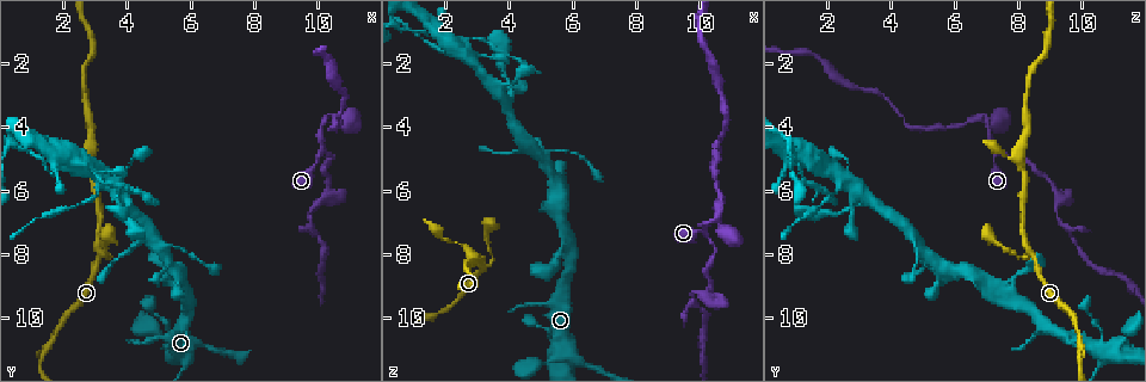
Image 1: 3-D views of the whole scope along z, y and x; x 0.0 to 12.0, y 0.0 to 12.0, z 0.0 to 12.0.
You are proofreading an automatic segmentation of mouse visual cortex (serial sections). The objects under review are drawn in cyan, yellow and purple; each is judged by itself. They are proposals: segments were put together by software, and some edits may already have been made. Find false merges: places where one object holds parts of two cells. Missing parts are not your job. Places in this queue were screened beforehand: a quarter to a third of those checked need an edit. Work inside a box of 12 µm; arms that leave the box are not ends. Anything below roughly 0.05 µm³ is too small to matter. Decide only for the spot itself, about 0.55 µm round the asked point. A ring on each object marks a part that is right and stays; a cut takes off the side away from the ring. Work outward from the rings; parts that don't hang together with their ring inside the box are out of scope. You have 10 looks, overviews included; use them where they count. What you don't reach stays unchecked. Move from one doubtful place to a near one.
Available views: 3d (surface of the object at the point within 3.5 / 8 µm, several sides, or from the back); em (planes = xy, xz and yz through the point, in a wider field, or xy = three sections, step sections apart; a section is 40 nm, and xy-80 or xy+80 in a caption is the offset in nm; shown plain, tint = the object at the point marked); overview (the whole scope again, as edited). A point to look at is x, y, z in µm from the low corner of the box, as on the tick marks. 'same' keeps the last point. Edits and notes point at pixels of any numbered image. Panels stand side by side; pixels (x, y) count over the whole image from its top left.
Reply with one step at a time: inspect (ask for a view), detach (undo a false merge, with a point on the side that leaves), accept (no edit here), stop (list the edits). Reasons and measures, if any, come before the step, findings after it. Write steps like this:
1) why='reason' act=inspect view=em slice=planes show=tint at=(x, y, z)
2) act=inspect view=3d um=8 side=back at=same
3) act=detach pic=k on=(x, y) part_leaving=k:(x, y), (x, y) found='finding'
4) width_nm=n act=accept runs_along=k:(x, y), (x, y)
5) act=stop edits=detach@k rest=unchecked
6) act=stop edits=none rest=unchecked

why='branch point' act=inspect view=3d um=3.5 at=(10.1, 4.9, 7.3)

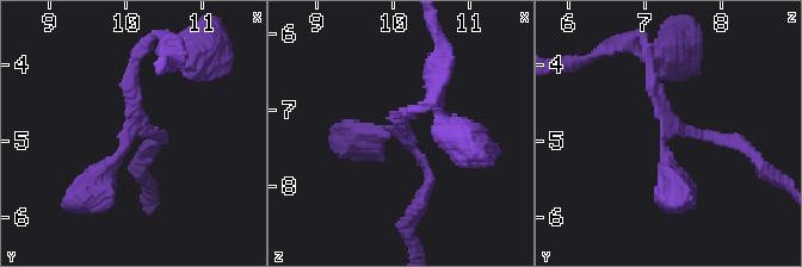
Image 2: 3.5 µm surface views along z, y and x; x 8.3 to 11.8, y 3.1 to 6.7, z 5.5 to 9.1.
act=inspect view=em slice=xy step=3 show=tint at=(10.10, 4.90, 7.30)

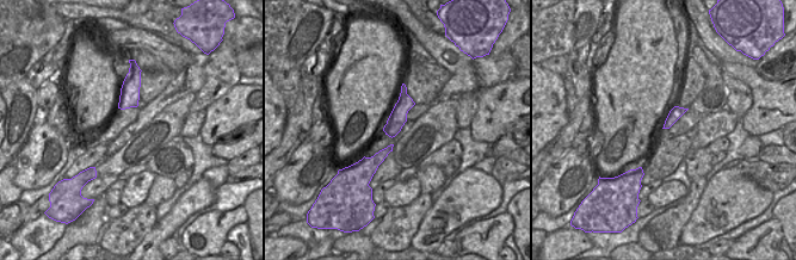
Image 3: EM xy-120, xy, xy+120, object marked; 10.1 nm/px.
act=inspect view=em slice=planes show=tint at=same

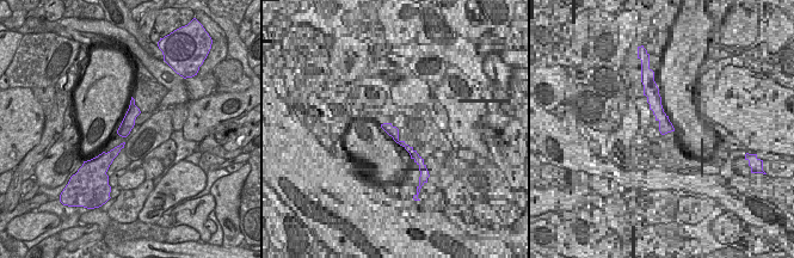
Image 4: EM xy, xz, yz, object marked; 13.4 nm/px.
arms=3 act=accept runs_along=2:(86, 193), (134, 131), (134, 57) found='continuous, no second cell'

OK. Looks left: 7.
why='sharp bend' act=inspect view=3d um=3.5 side=back at=(10.3, 6.2, 9.4)

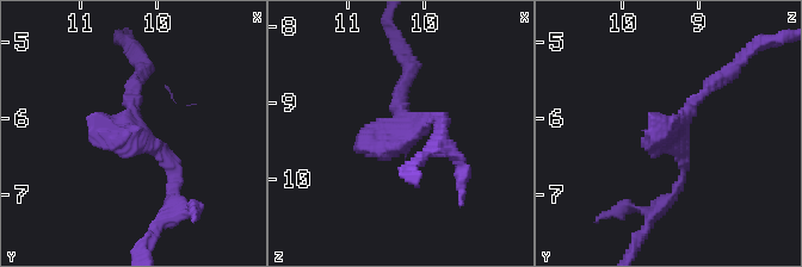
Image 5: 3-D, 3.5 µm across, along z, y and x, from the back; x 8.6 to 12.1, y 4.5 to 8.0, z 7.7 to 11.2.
why='need the tissue' act=inspect view=em slice=planes show=tint at=(10.25, 6.20, 9.35)

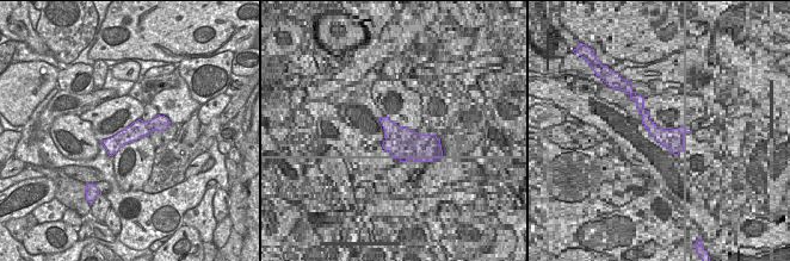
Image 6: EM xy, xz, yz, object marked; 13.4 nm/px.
width_nm=240 act=accept runs_along=5:(725, 75), (672, 135), (685, 156), (672, 193) found='one cell here'

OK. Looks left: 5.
why='abrupt turn' act=inspect view=3d um=3.5 at=(3.1, 8.0, 8.4)

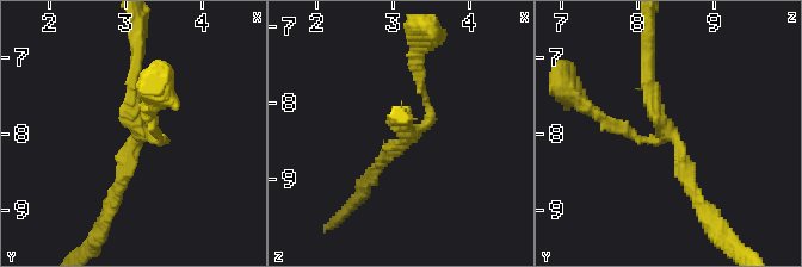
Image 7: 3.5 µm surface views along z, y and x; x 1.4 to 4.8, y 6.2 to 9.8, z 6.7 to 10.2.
act=inspect view=em slice=xy step=3 show=tint at=(3.15, 8.00, 8.45)

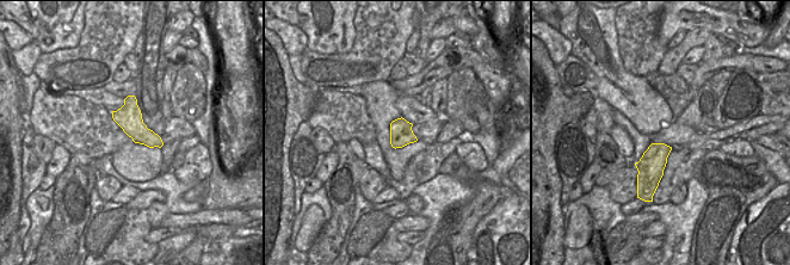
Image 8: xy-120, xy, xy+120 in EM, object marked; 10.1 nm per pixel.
arms=3 arm_widths_nm=150,200,200 act=accept runs_along=7:(699, 202), (651, 103), (648, 63) found='one cell here'

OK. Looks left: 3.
why='thin neck' act=inspect view=3d um=3.5 at=(2.6, 5.1, 1.3)

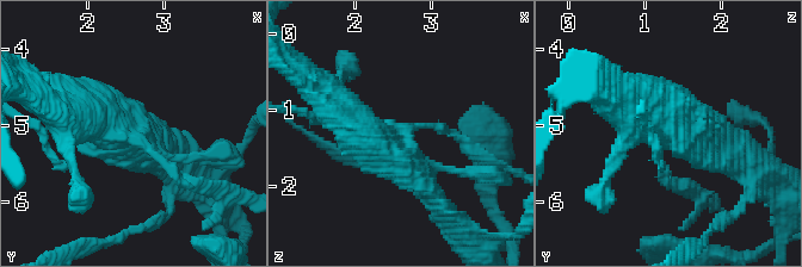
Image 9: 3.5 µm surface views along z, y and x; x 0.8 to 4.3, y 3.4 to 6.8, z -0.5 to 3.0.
act=inspect view=em slice=xy step=2 show=tint at=(2.60, 5.15, 1.30)

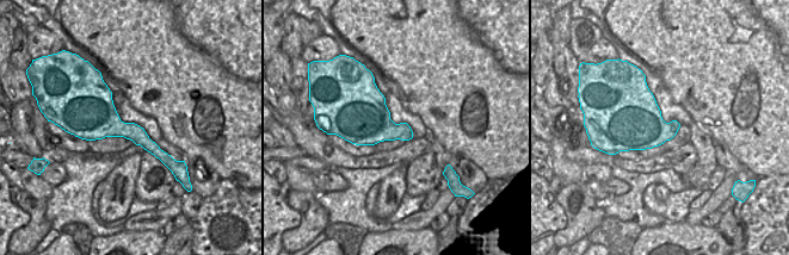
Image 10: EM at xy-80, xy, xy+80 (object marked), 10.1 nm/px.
act=detach pic=9 on=(666, 179) border=10:(150, 140), (141, 145) found='a second cell is stuck on'

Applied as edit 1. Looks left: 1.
act=stop edits=detach@9 rest=unchecked

